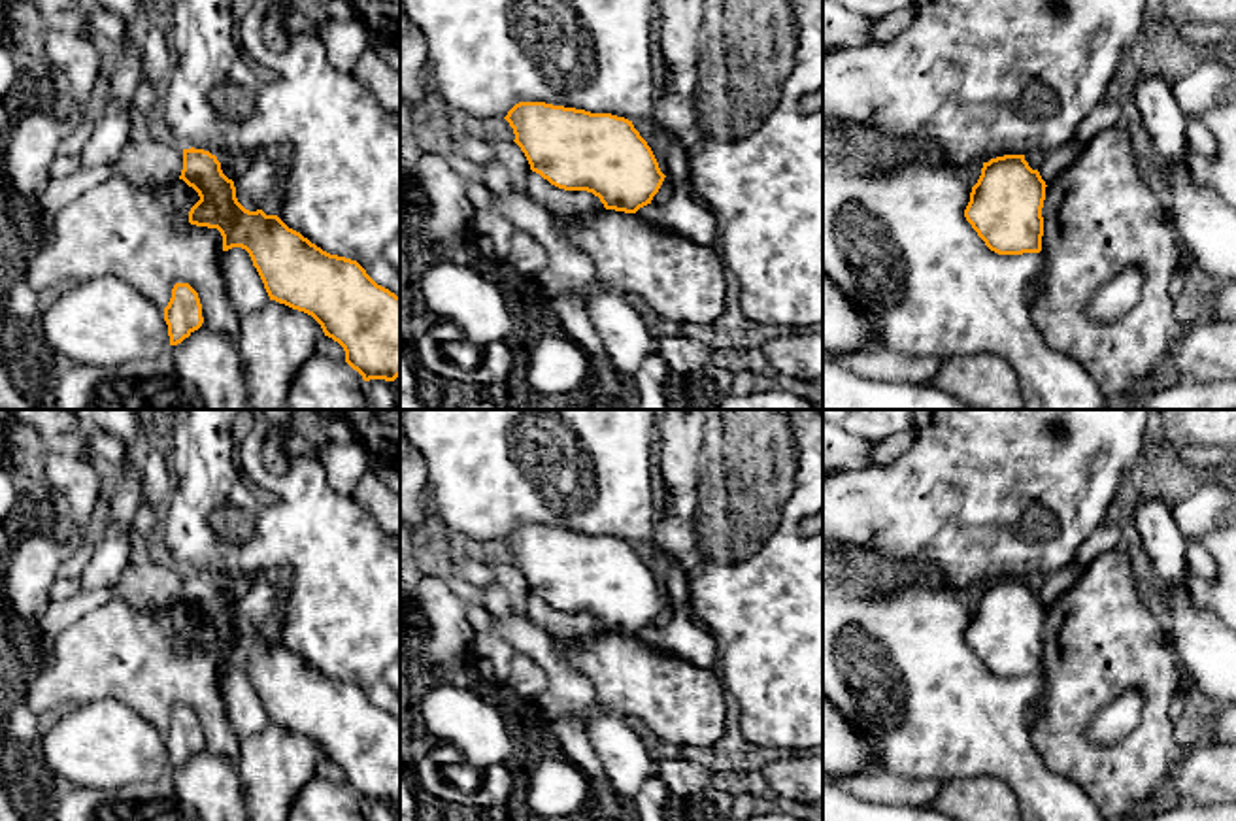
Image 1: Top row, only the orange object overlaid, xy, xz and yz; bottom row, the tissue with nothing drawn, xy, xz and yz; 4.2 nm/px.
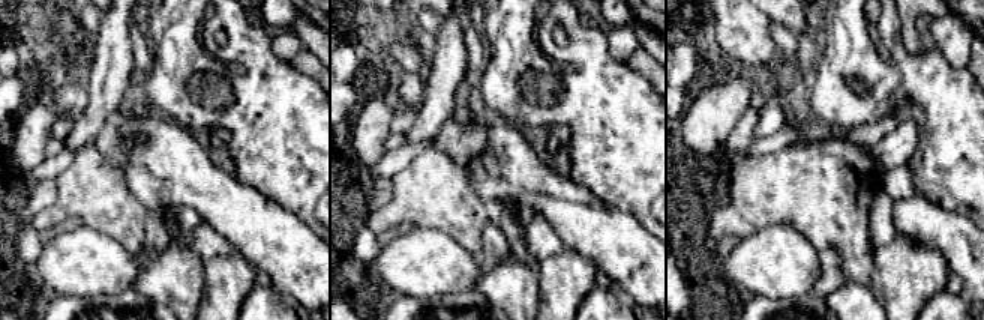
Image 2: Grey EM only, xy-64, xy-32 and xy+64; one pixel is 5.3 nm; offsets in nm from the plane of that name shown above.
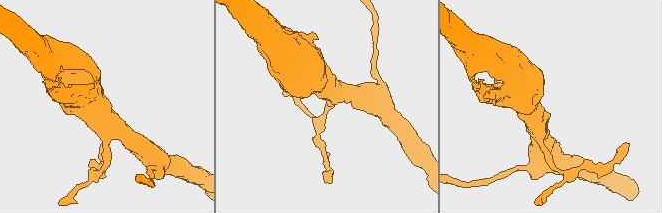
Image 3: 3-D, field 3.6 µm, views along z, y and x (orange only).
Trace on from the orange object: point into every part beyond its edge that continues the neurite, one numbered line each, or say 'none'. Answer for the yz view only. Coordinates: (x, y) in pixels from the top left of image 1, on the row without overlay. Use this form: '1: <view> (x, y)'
none

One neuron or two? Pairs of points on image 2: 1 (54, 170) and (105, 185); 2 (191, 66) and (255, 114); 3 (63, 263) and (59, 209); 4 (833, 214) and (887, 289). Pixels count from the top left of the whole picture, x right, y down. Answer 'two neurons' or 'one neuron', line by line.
1: two neurons
2: one neuron
3: two neurons
4: two neurons

